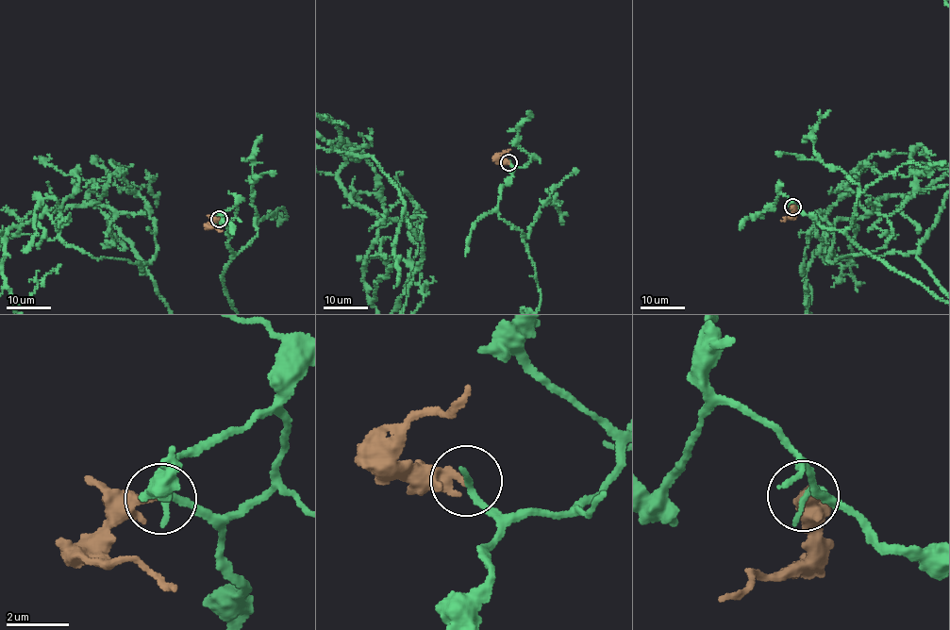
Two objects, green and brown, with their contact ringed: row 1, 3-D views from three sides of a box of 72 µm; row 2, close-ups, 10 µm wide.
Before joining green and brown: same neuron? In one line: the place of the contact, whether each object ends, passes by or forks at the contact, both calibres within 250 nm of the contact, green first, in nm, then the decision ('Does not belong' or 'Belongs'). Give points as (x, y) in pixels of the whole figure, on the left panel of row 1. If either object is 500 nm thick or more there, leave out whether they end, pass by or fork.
Place: (219, 219). At the ring green ends. At the ring brown ends. Thickness 240 nm (green) against 320 nm. Belongs

